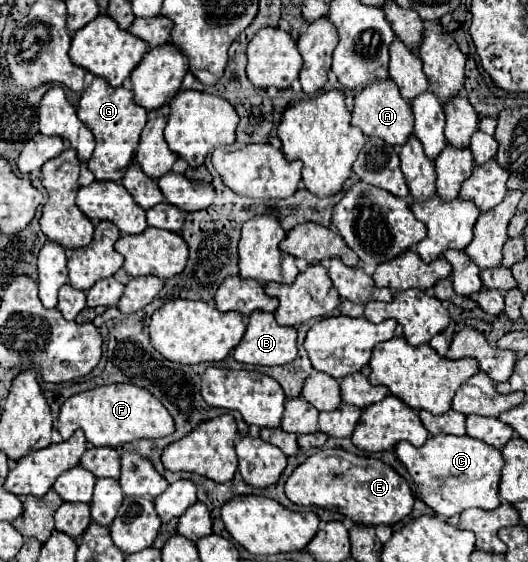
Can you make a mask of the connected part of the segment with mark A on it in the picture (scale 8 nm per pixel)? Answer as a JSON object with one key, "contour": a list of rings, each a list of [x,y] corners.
{"contour":[[[388,77],[384,81],[374,81],[372,85],[364,87],[354,97],[354,111],[352,111],[352,125],[360,127],[366,135],[376,135],[384,139],[390,145],[402,145],[412,129],[414,129],[414,117],[410,101],[404,101],[404,97],[398,91],[398,85]]]}

